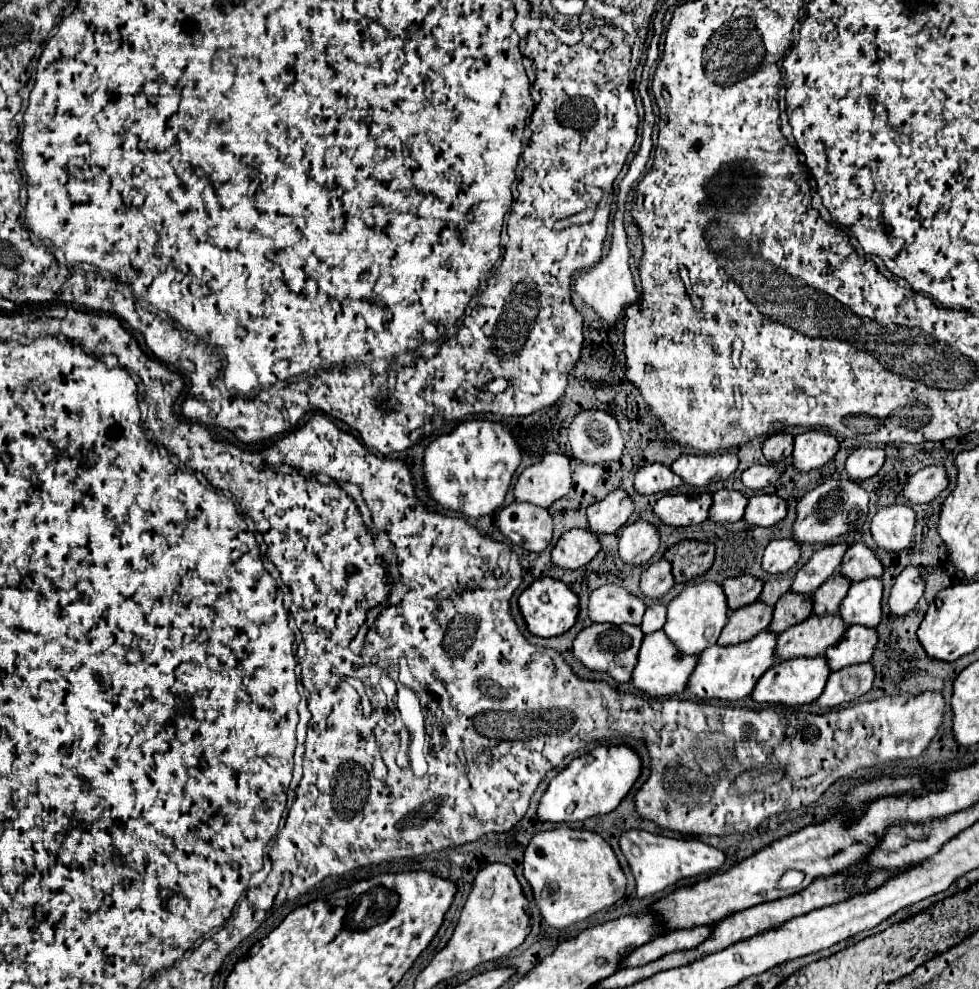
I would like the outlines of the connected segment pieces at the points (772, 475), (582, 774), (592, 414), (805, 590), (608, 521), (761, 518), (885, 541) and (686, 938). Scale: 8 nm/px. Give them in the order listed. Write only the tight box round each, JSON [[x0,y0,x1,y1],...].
[[743,464,781,490],[539,744,641,822],[569,410,623,464],[791,542,851,594],[587,490,635,534],[745,494,787,526],[871,504,915,552],[623,924,715,968]]

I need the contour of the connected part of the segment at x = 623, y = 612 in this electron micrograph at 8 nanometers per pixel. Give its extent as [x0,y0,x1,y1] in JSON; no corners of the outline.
[589,584,645,624]

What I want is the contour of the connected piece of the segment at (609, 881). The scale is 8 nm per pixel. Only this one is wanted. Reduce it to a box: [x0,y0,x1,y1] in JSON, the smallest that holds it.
[523,826,625,928]

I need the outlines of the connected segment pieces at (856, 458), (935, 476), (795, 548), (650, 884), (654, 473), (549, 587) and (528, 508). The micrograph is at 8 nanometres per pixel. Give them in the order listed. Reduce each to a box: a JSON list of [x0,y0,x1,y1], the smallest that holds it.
[[847,446,885,480],[903,466,949,504],[763,538,801,574],[619,830,725,898],[635,464,683,494],[519,578,579,638],[499,502,553,552]]

